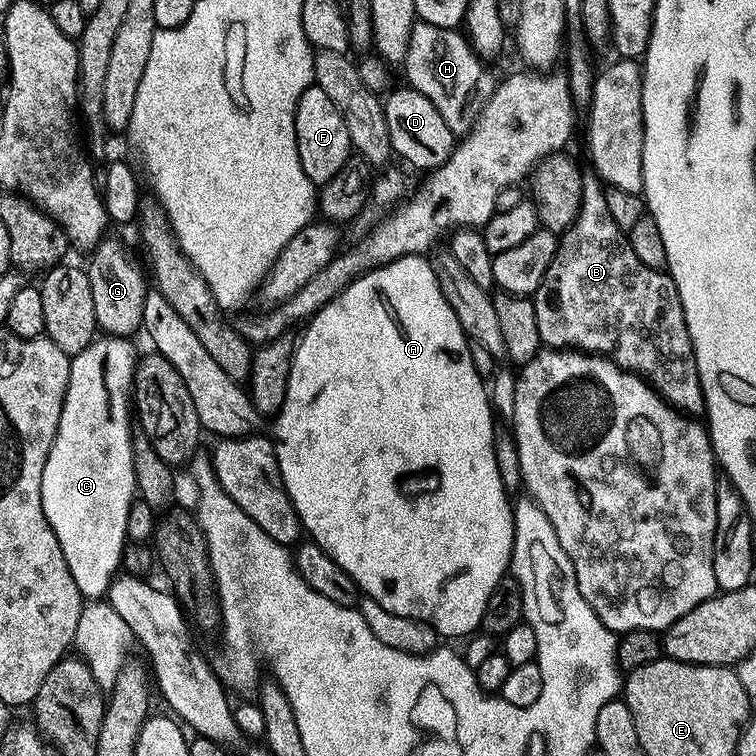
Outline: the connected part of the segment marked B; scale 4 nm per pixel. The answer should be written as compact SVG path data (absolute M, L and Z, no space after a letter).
M585 173L582 186L582 206L579 207L578 218L568 227L567 231L559 233L556 242L556 253L554 254L554 262L550 262L550 270L546 270L546 278L542 278L542 282L538 286L534 303L536 313L538 314L538 334L540 335L541 345L547 346L552 350L579 350L589 354L599 354L607 356L613 360L619 368L623 368L626 372L631 372L652 385L659 392L663 400L667 400L669 404L678 412L685 414L700 414L704 412L704 391L700 385L700 375L698 374L698 366L696 365L696 355L694 354L694 346L690 338L690 330L686 326L686 314L682 310L682 302L680 295L676 289L676 284L672 281L672 277L667 271L651 268L646 266L646 262L642 262L642 258L638 258L638 254L634 254L631 239L619 228L615 222L615 218L608 208L607 191L605 190L603 181L600 180L595 173Z

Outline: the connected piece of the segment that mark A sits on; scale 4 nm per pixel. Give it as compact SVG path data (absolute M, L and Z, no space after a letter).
M403 256L394 262L390 262L386 266L376 268L373 272L366 272L363 276L358 276L353 279L350 286L346 286L346 290L341 292L330 301L325 308L319 308L315 316L307 321L308 329L304 332L304 337L299 337L298 344L302 350L297 350L292 359L290 366L290 378L286 386L286 398L284 404L280 407L280 411L274 417L276 423L276 436L274 435L274 443L276 445L276 457L278 458L278 466L282 474L282 482L286 486L286 490L290 494L290 498L294 502L294 506L300 515L300 523L303 531L316 543L316 545L324 550L326 555L337 563L352 579L359 591L365 597L378 602L383 609L393 612L396 615L402 615L403 618L421 620L427 624L429 629L437 637L440 636L464 636L475 633L482 625L482 614L486 610L486 602L490 602L490 594L494 594L496 587L500 585L501 580L505 579L506 573L509 571L512 563L512 543L514 542L514 515L513 505L510 503L509 493L505 492L502 486L502 478L498 474L498 462L494 458L494 438L496 437L496 428L492 424L492 416L494 417L494 409L490 399L489 389L482 381L482 373L476 369L472 361L472 355L468 349L470 343L465 336L462 326L458 322L458 314L454 314L454 310L446 302L446 298L440 289L440 283L436 277L436 272L432 269L432 260L424 256Z

